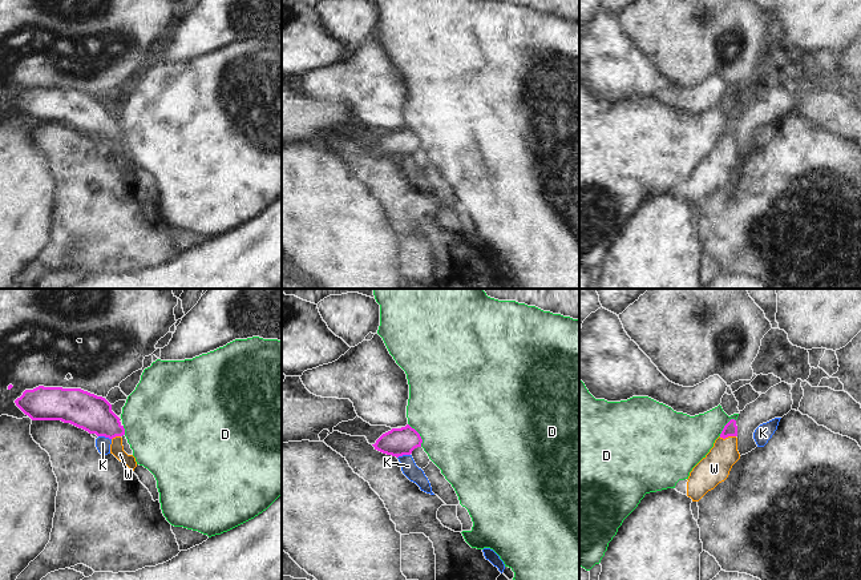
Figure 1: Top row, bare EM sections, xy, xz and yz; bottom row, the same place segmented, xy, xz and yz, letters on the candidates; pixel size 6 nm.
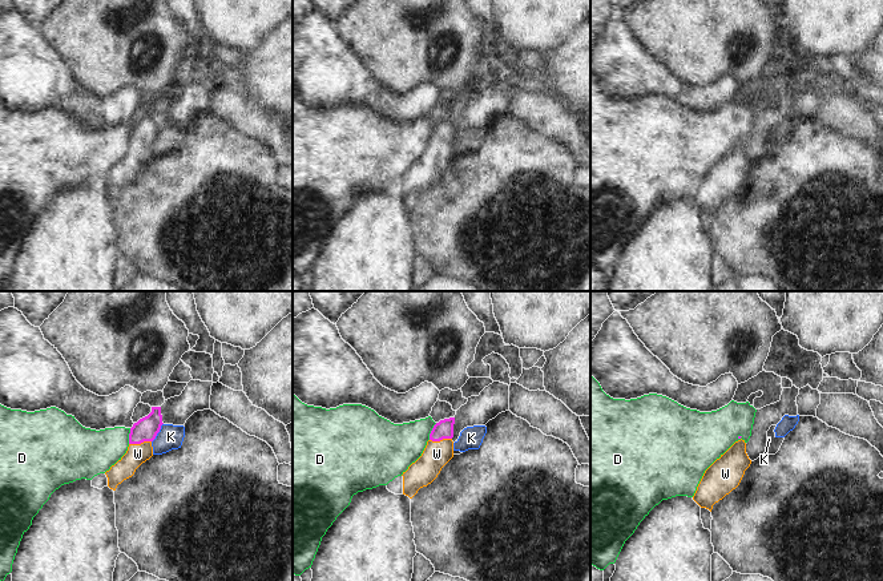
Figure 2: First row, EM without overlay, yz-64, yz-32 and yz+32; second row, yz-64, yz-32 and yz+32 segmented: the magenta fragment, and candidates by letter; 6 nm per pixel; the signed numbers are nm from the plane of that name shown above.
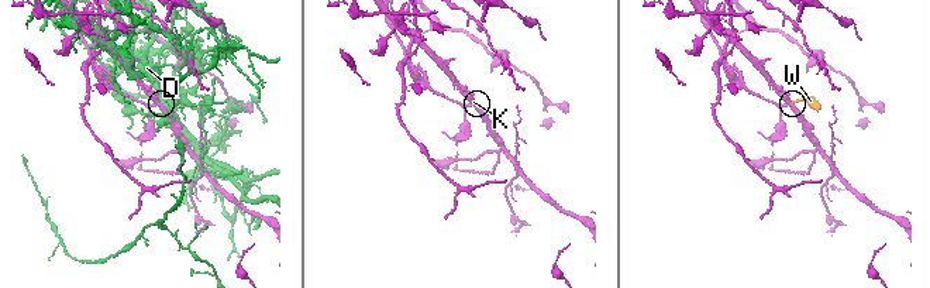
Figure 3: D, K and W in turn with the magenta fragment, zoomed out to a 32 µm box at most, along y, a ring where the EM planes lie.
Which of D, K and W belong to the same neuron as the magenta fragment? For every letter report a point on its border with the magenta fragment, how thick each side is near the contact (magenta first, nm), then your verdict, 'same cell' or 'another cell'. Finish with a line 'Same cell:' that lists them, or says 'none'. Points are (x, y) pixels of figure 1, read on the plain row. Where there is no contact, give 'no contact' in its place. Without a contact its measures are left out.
D: meets magenta in xz at (419, 137); 170 nm thick on the magenta side, 480 nm on the other; another cell
K: meets magenta in xy at (105, 139); 220 nm thick on the magenta side, 90 nm on the other; another cell
W: meets magenta in yz at (727, 139); 80 nm thick on the magenta side, 180 nm on the other; same cell
Same cell: W

